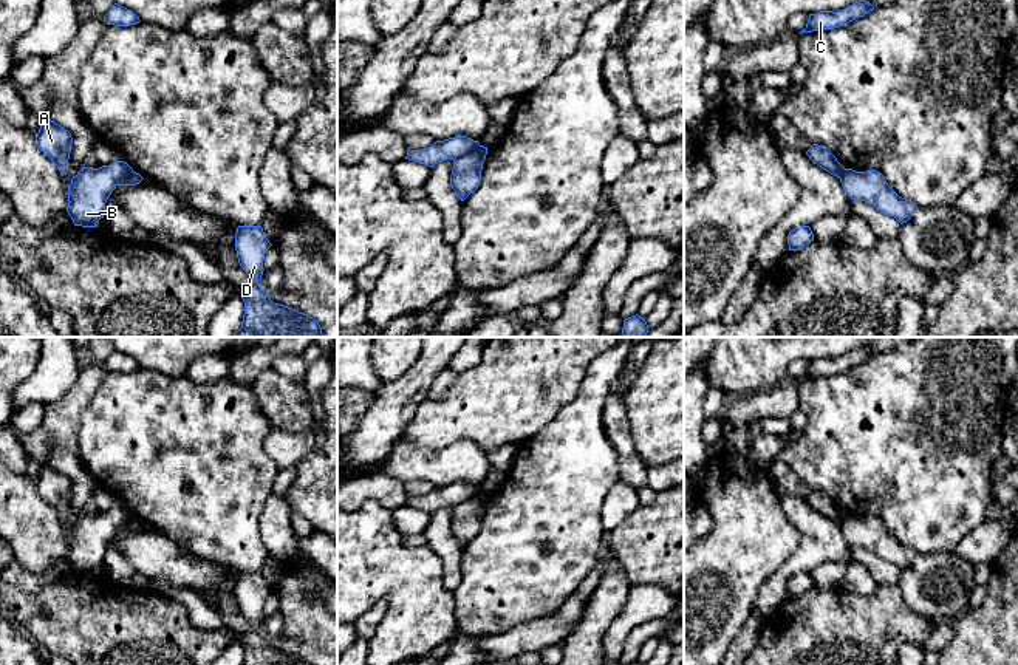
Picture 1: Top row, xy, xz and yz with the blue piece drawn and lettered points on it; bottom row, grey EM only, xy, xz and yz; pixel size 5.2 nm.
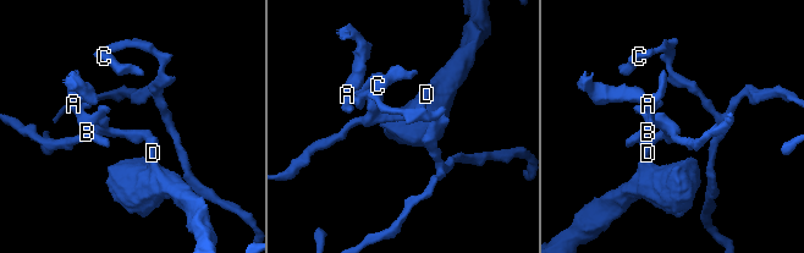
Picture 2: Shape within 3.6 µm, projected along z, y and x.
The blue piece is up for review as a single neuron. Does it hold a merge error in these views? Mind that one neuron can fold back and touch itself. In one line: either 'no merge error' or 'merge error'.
merge error

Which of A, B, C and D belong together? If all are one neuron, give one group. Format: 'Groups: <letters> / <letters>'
Groups: A B / C D

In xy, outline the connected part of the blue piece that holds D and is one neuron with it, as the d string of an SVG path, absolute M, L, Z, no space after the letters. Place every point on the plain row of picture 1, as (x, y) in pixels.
M238 572L235 580L237 605L251 629L241 637L244 648L243 665L313 665L308 660L274 650L258 631L263 622L263 606L272 591L261 572Z

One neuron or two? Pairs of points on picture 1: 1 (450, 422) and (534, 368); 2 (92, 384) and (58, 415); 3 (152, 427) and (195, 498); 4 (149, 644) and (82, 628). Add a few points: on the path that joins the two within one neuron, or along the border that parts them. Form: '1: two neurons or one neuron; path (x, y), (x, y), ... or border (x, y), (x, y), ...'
1: one neuron; path (471, 410), (483, 404), (502, 401), (514, 388)
2: one neuron; path (84, 392), (65, 410)
3: one neuron; path (166, 444), (195, 474), (195, 481)
4: one neuron; path (132, 644), (122, 644), (104, 628), (99, 628)

